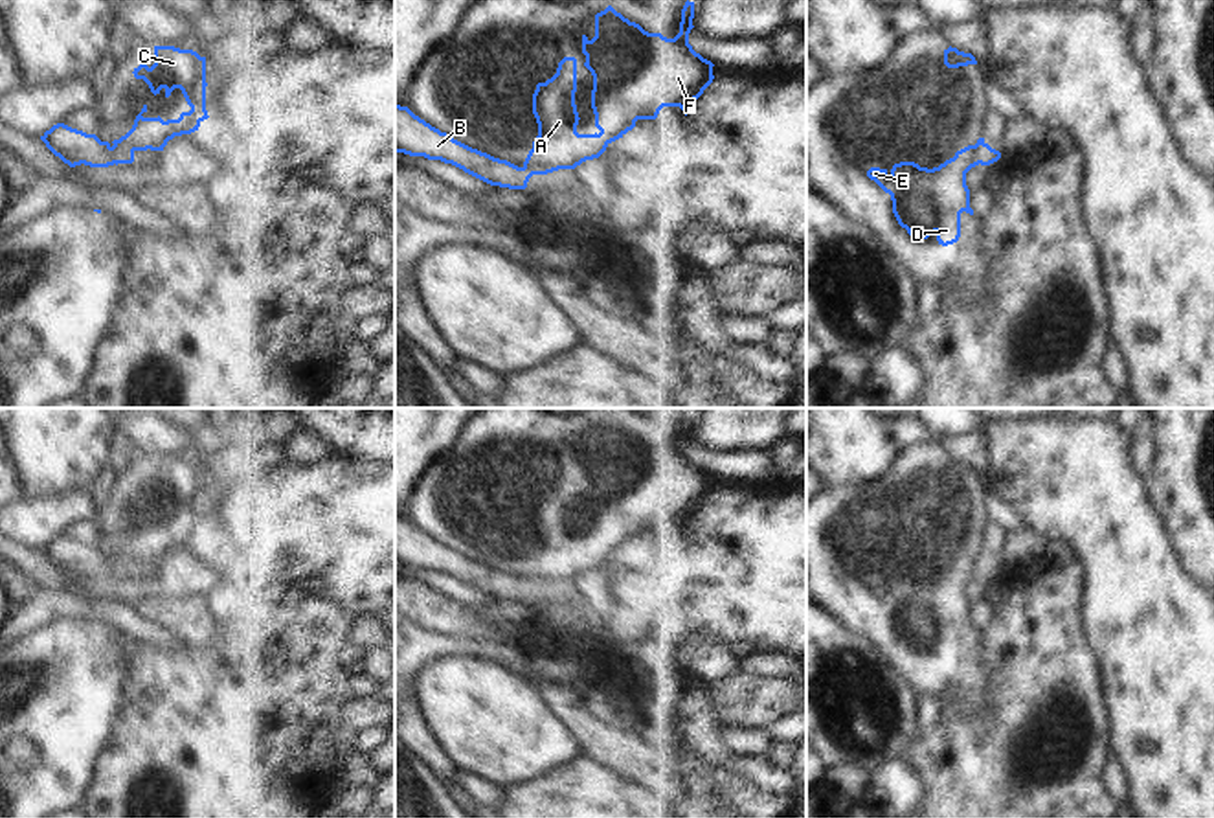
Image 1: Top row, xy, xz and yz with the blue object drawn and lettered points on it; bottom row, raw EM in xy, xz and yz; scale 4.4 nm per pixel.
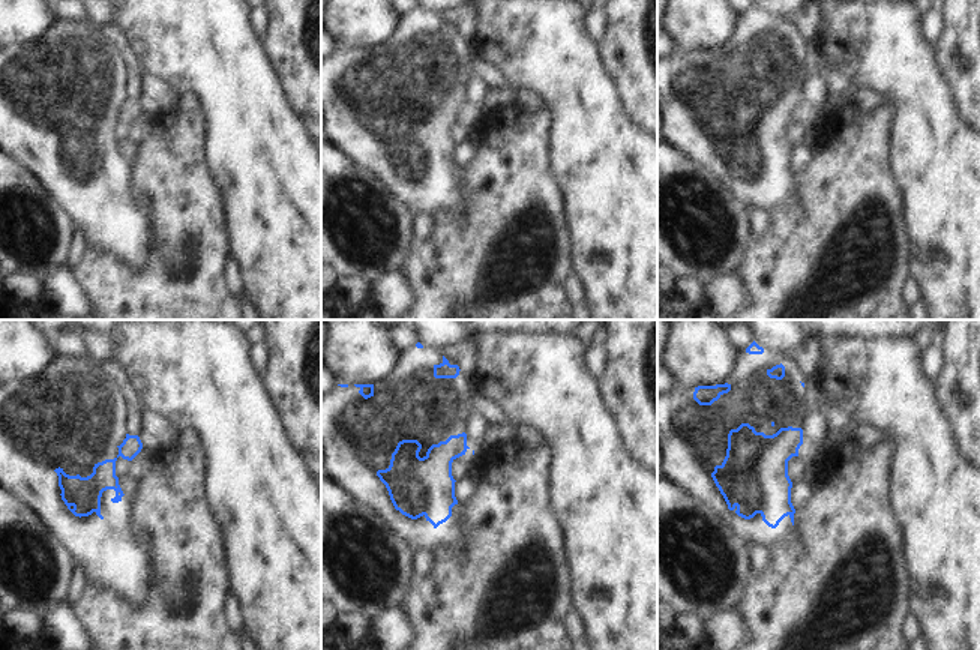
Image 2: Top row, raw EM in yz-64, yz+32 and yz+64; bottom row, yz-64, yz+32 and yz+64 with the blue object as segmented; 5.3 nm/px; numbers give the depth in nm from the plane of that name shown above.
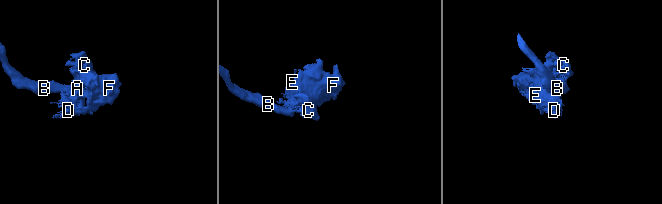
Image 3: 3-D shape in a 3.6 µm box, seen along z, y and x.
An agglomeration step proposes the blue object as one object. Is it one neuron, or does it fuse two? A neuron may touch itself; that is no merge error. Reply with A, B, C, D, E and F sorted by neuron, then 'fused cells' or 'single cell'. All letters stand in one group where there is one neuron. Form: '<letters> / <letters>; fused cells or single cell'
A C D E F / B; fused cells

